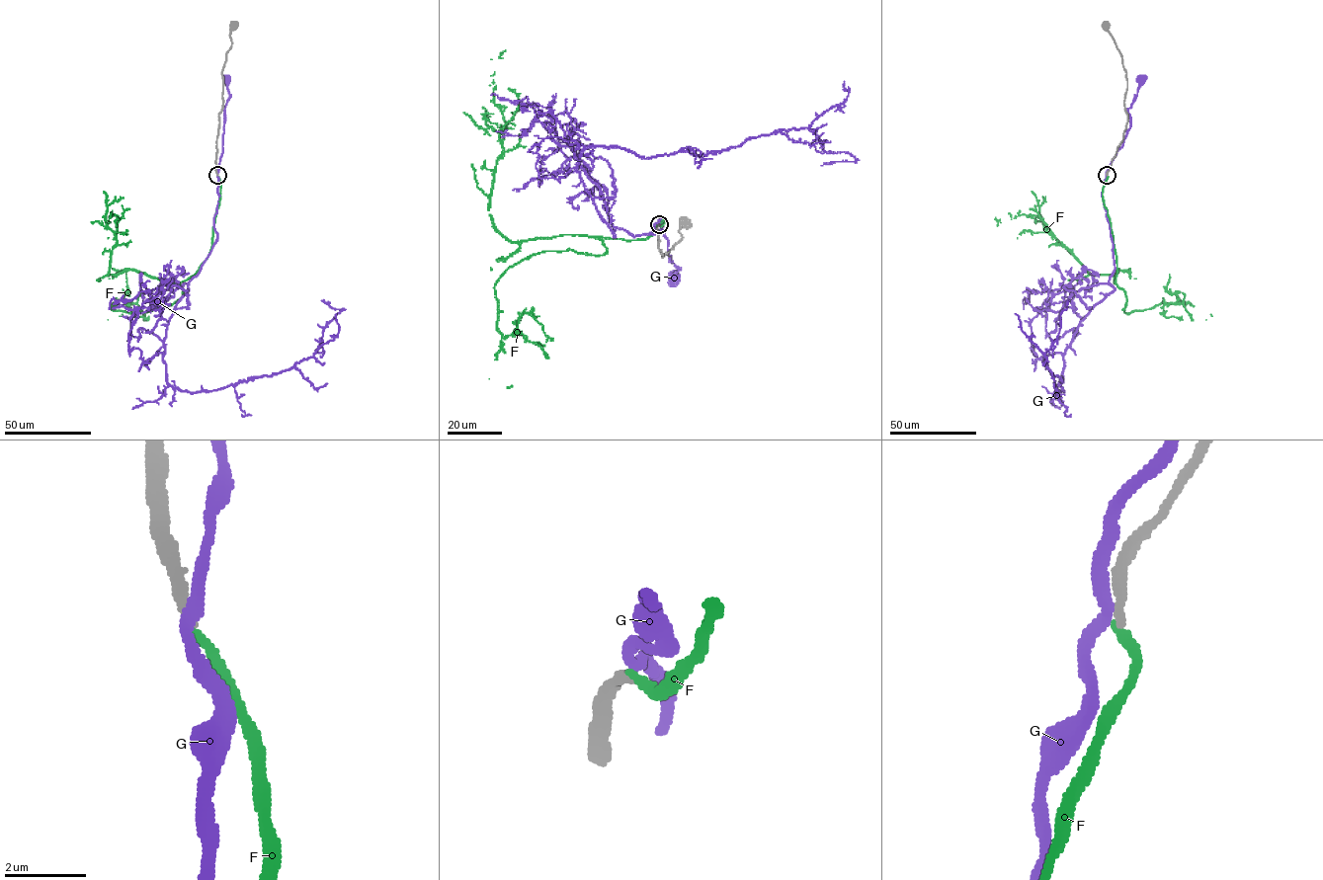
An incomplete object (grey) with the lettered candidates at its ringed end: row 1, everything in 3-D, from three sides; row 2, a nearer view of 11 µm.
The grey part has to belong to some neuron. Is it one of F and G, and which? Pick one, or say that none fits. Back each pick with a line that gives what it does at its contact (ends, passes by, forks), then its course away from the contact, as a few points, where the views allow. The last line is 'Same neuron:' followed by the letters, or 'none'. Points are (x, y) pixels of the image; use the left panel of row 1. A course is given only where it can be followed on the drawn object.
F: it ends; course (217, 175), (209, 253), (186, 280), (161, 281), (128, 270), (108, 275), (119, 220), (109, 217), (117, 217)
Same neuron: F

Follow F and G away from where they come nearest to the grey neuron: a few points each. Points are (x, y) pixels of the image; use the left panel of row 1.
F: (217, 175), (209, 253), (186, 280), (161, 281), (128, 270), (108, 275), (119, 220), (109, 217), (117, 217)
G: (217, 174), (222, 150), (224, 110), (229, 97), (229, 79), (226, 78)

